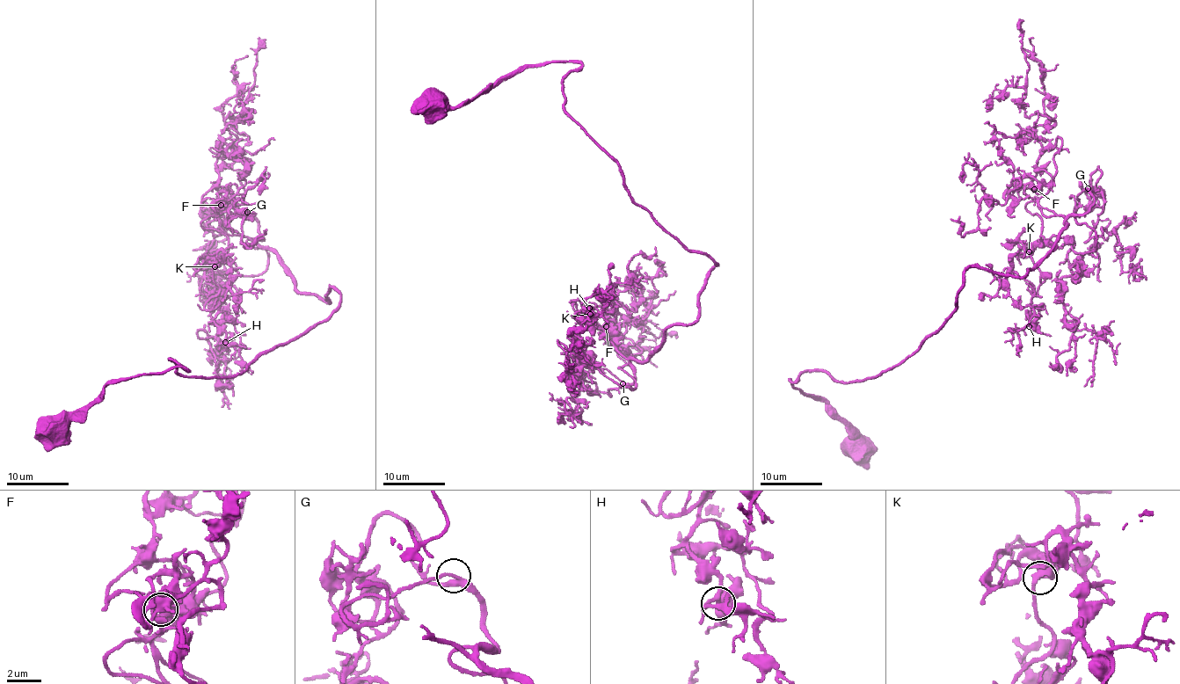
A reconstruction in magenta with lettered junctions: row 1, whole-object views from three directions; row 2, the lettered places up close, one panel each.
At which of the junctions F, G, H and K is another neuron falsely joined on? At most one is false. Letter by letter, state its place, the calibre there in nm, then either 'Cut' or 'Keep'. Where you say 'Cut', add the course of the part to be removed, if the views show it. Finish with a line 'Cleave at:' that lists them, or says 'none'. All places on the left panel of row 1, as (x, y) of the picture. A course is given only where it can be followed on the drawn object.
F: Place: (221, 205). Thickness 500 nm. Keep
G: Place: (247, 212). Thickness 240 nm. Keep
H: Place: (225, 342). Thickness 320 nm. Keep
K: Place: (214, 266). Thickness 440 nm. Keep
Cleave at: none

